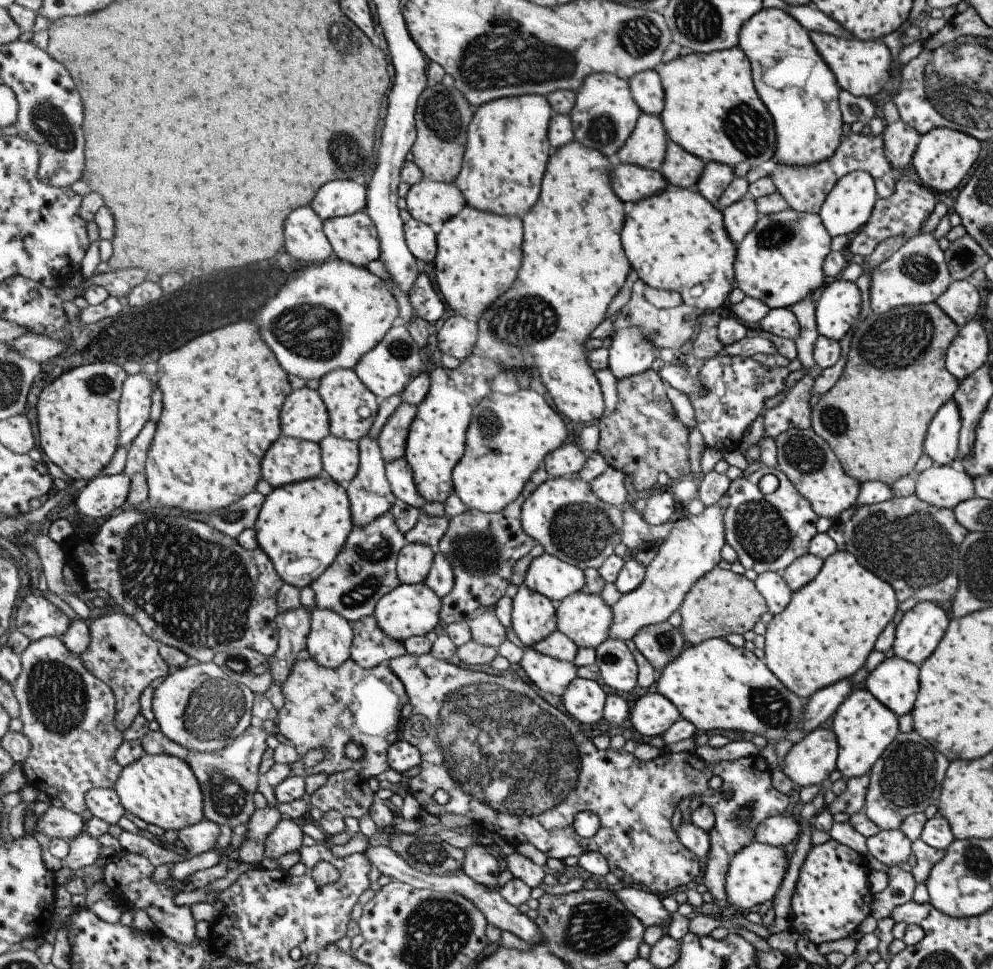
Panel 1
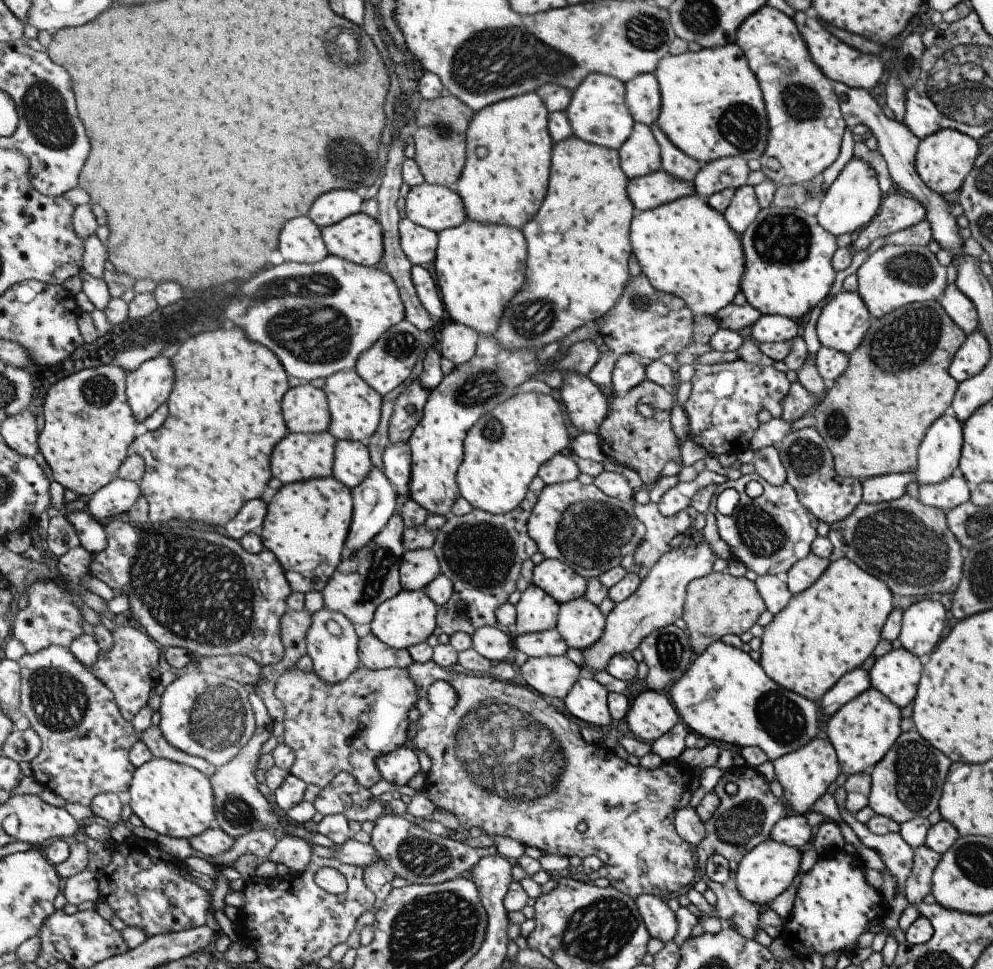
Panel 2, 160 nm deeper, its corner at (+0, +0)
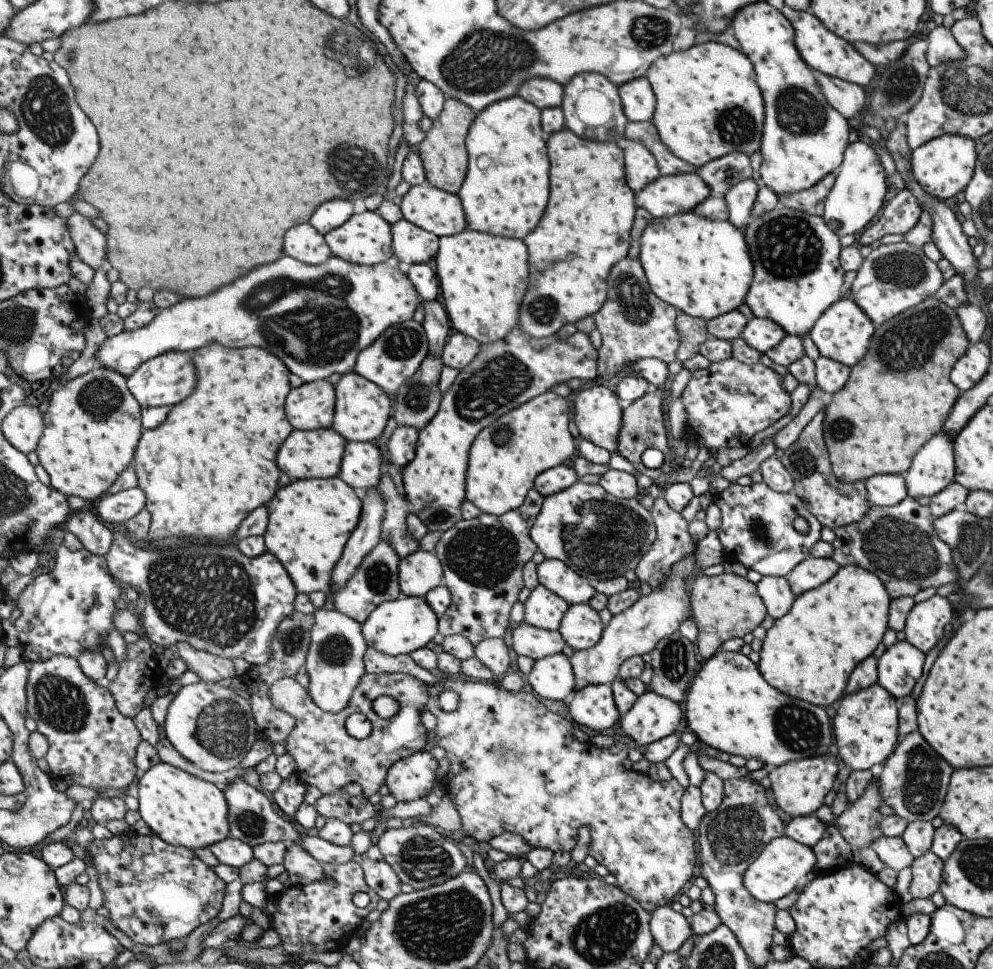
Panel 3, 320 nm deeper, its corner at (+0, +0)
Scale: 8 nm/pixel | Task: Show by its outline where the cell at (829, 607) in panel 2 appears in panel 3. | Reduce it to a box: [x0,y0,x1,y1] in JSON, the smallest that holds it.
[756,565,890,706]

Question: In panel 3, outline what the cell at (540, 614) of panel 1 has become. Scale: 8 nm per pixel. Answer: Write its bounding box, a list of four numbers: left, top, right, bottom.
[525,584,570,631]

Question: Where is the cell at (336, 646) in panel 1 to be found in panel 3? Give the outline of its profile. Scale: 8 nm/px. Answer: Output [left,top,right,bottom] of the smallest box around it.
[304,609,370,713]

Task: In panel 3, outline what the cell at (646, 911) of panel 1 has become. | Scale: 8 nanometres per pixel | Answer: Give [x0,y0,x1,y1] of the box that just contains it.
[652,905,695,953]

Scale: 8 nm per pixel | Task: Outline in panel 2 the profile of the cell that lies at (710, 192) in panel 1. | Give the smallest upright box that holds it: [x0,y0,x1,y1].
[694,156,749,199]

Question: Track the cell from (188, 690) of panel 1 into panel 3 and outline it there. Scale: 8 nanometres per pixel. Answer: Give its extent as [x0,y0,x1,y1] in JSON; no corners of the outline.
[164,680,260,772]

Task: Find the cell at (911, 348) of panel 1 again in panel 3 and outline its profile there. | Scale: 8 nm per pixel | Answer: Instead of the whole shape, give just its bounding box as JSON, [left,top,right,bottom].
[822,296,970,483]

